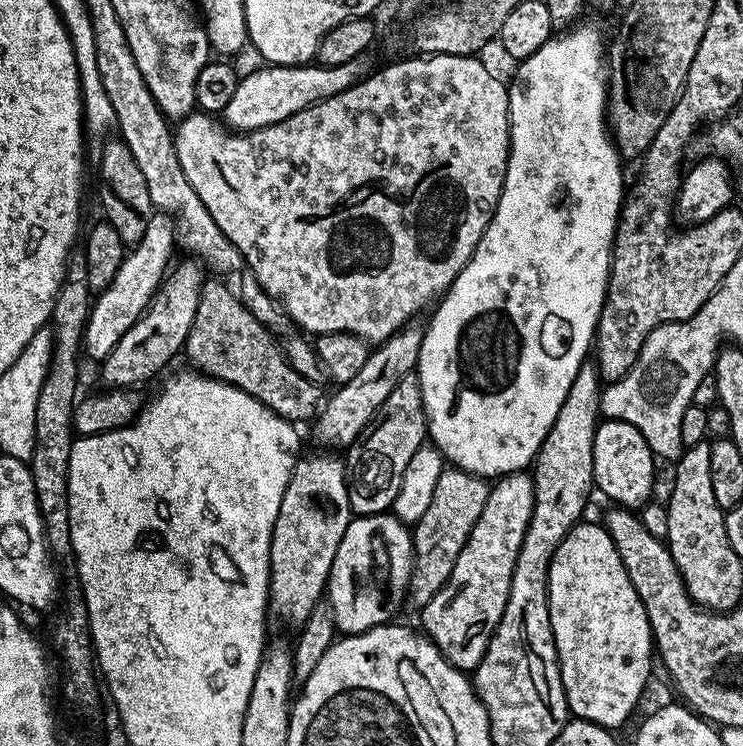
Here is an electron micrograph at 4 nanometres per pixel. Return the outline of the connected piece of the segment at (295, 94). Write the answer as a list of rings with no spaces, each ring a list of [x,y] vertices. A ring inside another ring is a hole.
[[[362,55],[333,68],[326,68],[319,62],[274,64],[243,73],[238,82],[238,90],[234,90],[234,95],[222,114],[223,123],[232,130],[255,130],[282,122],[298,114],[303,108],[330,98],[364,79],[370,72],[368,59],[367,55]]]

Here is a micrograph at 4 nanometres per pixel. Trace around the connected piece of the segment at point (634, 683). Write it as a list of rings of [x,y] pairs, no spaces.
[[[577,524],[553,554],[548,571],[548,613],[569,713],[601,724],[603,728],[616,730],[619,724],[627,722],[648,684],[652,660],[654,664],[654,641],[646,610],[622,566],[622,558],[608,529],[596,524]]]

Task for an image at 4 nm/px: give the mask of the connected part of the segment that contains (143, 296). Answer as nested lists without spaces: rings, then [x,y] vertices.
[[[153,214],[146,226],[146,234],[142,234],[140,241],[125,255],[122,266],[118,266],[118,274],[114,274],[114,282],[110,282],[110,286],[103,288],[92,301],[92,308],[88,311],[88,324],[84,327],[84,343],[82,345],[83,355],[87,359],[89,356],[96,362],[103,362],[114,350],[114,346],[118,346],[118,342],[126,334],[126,330],[130,330],[130,326],[134,326],[140,321],[141,316],[148,311],[148,303],[152,301],[152,297],[164,283],[164,278],[168,275],[170,265],[174,260],[172,251],[177,251],[177,248],[173,221],[167,215]]]

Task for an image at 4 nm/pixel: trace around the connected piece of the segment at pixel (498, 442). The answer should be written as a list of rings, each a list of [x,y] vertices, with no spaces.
[[[585,22],[577,23],[575,26],[560,30],[553,35],[551,40],[545,42],[539,50],[534,50],[534,54],[530,54],[530,58],[519,61],[515,65],[516,73],[513,74],[512,80],[508,84],[508,117],[510,118],[510,154],[508,155],[508,165],[506,166],[506,178],[502,186],[502,194],[498,198],[498,206],[494,210],[494,214],[490,218],[490,222],[486,226],[486,230],[482,234],[482,238],[478,242],[478,246],[474,250],[474,254],[470,258],[470,262],[466,262],[464,269],[458,274],[458,278],[454,278],[454,282],[444,293],[442,299],[435,305],[436,313],[432,316],[432,321],[426,324],[424,328],[424,337],[422,338],[422,350],[420,357],[416,363],[415,375],[420,378],[420,389],[422,390],[422,402],[424,403],[424,416],[428,420],[427,439],[441,452],[445,461],[449,465],[461,468],[464,472],[472,472],[475,476],[483,476],[485,478],[499,478],[508,476],[512,472],[523,472],[535,461],[537,454],[540,452],[542,442],[546,438],[546,434],[550,434],[551,427],[554,426],[555,419],[558,418],[558,412],[562,409],[563,403],[566,402],[566,396],[570,391],[571,383],[574,382],[575,375],[578,374],[579,367],[589,359],[590,349],[594,344],[596,334],[596,323],[600,317],[600,311],[604,305],[604,295],[608,289],[608,271],[612,265],[612,243],[616,241],[616,223],[620,221],[620,209],[626,199],[626,184],[624,188],[624,168],[620,152],[616,149],[616,142],[610,135],[610,129],[606,119],[606,109],[608,106],[608,85],[606,83],[606,39],[600,33],[600,28],[596,24],[584,24]]]

